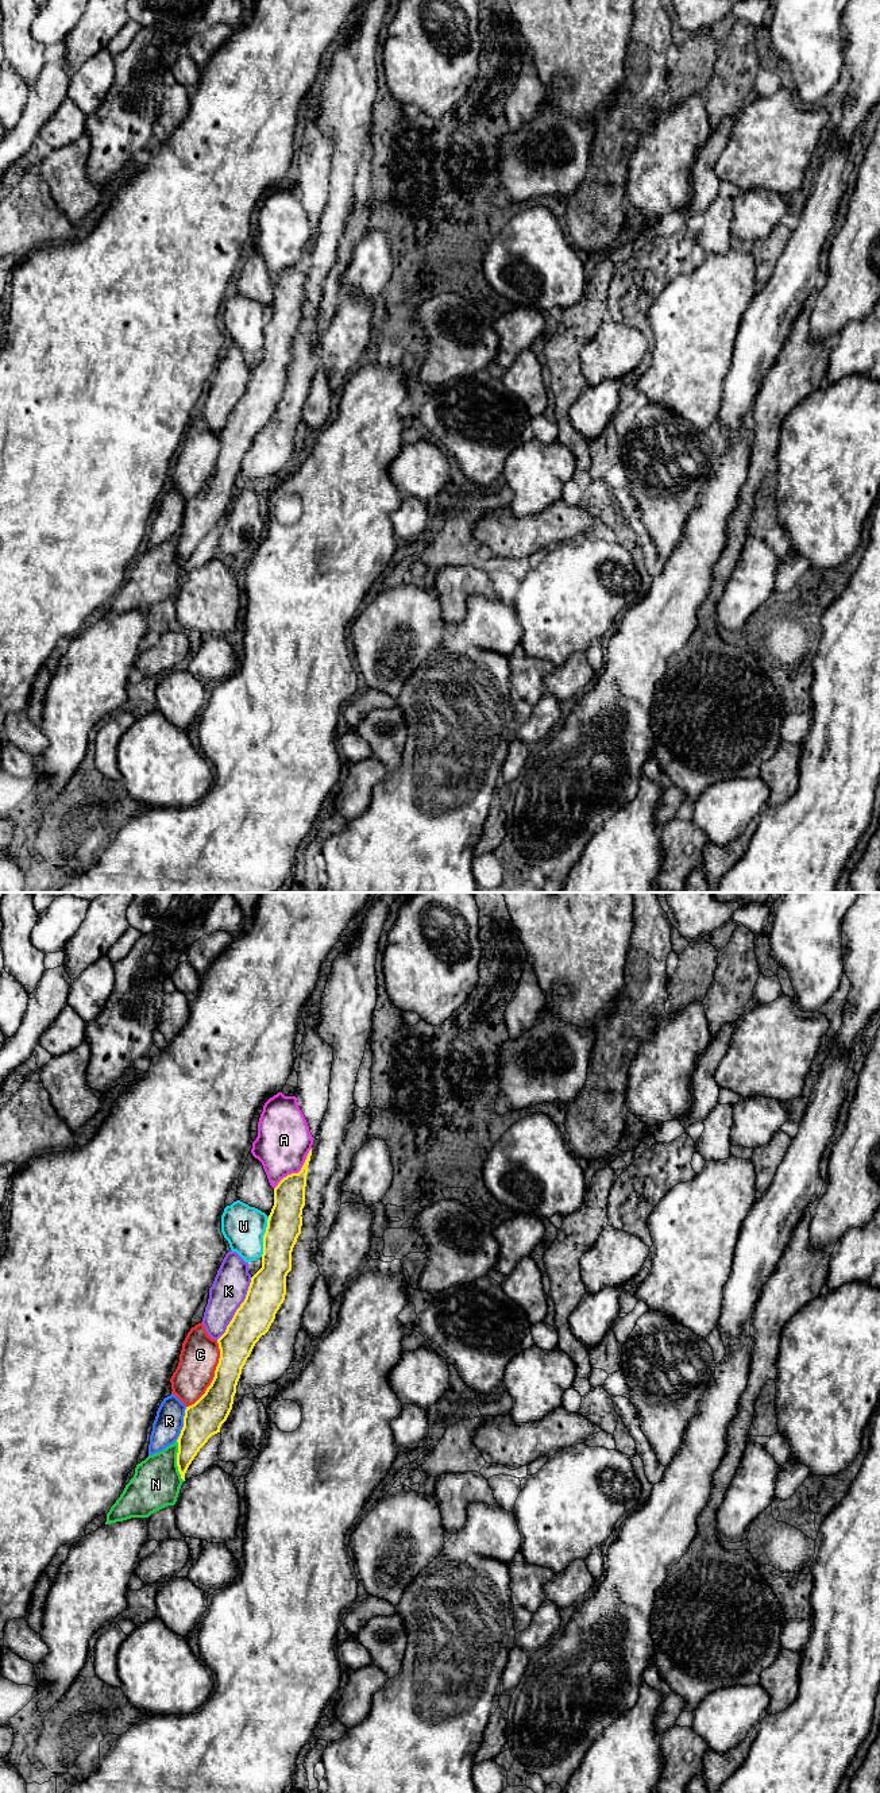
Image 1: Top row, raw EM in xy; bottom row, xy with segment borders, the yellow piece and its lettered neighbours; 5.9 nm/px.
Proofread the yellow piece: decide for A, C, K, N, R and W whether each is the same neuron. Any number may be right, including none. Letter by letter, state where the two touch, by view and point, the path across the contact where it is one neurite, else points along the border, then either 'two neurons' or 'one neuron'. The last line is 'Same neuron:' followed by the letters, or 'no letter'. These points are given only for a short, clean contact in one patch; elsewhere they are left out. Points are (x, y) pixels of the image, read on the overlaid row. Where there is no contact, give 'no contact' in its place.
A: contact xy (298, 1172); two neurons
C: contact xy (215, 1376); two neurons
K: contact xy (238, 1308); two neurons
N: contact xy (177, 1461); one neuron
R: contact xy (184, 1423); two neurons
W: contact xy (263, 1237); border xy (269, 1217), (266, 1232), (262, 1237), (261, 1256); two neurons
Same neuron: N

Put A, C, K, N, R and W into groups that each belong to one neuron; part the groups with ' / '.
A W / C R / K / N

